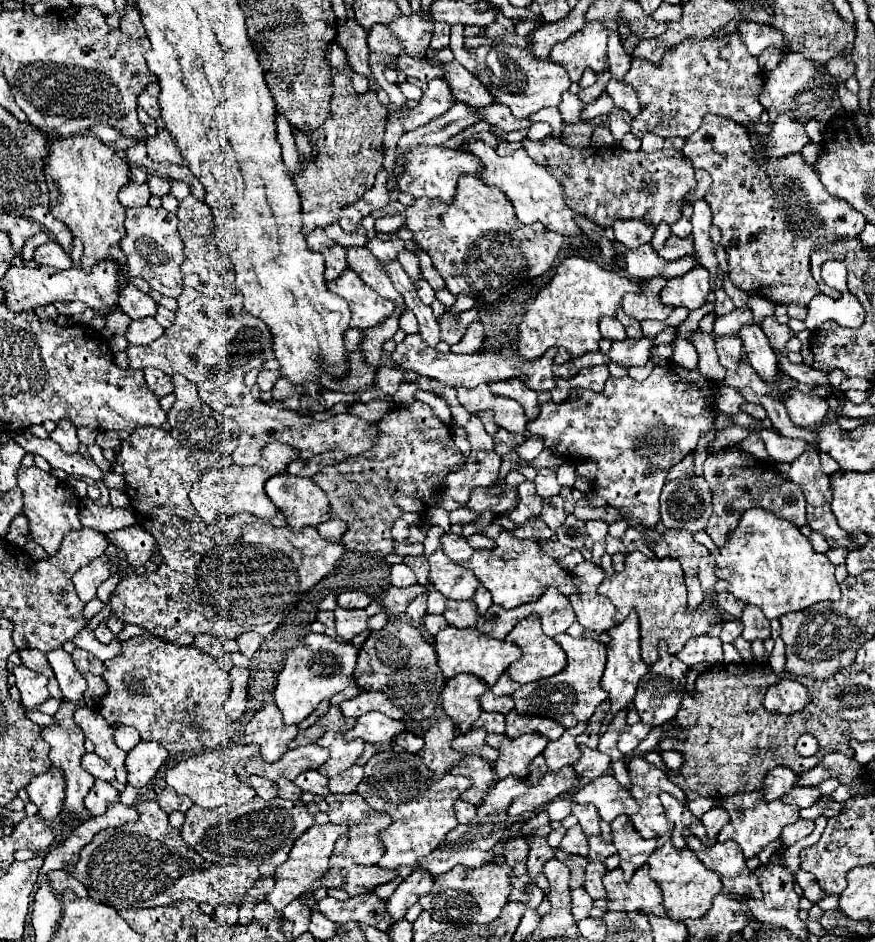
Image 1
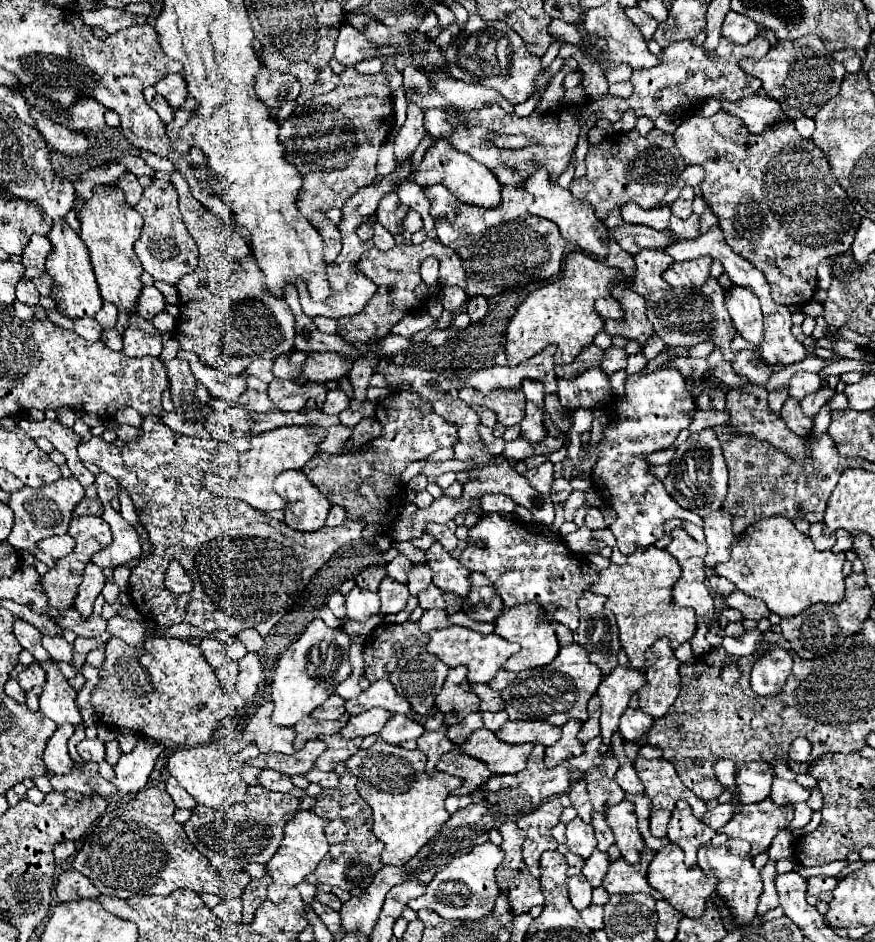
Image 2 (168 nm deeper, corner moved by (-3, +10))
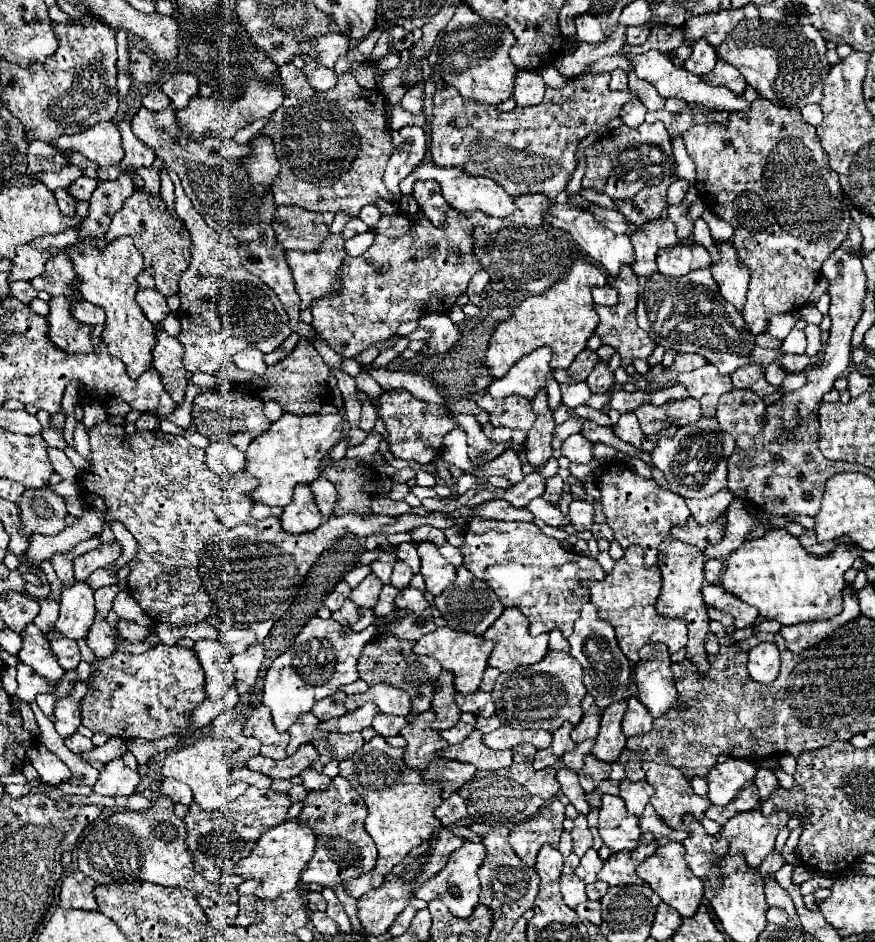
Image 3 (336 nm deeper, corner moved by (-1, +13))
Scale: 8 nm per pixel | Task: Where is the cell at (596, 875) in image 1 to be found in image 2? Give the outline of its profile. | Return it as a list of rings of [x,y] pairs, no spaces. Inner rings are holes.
[[[595,849],[595,851],[591,853],[591,857],[585,861],[581,873],[587,877],[587,881],[589,881],[593,887],[599,887],[601,881],[603,881],[603,875],[607,873],[607,867],[609,867],[609,857],[607,857],[607,853]]]

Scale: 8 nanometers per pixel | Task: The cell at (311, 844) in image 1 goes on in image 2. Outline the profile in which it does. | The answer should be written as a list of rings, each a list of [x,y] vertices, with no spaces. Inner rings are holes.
[[[299,811],[293,815],[293,819],[287,823],[285,827],[285,835],[283,841],[279,843],[279,849],[275,851],[275,855],[265,863],[267,875],[271,877],[271,885],[269,885],[269,901],[279,903],[287,891],[295,885],[299,885],[305,875],[309,875],[311,871],[315,871],[315,867],[319,865],[319,861],[327,855],[329,851],[329,843],[325,839],[323,827],[327,825],[327,819],[317,817],[313,811]]]

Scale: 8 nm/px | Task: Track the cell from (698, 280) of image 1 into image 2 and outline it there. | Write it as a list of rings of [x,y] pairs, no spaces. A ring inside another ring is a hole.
[[[689,259],[683,263],[673,263],[665,273],[663,279],[673,287],[697,287],[703,285],[709,277],[709,267],[713,259]]]

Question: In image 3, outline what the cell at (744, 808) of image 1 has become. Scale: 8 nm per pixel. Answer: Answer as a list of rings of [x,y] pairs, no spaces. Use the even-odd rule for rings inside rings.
[[[757,808],[733,816],[723,826],[719,836],[729,842],[729,852],[745,854],[749,868],[759,868],[763,858],[775,848],[777,832],[787,826],[787,820],[787,812],[763,816],[763,812]]]

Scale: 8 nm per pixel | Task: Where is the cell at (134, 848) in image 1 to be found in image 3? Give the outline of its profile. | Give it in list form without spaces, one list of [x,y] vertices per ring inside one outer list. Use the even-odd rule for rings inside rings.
[[[159,796],[155,804],[141,812],[121,810],[107,818],[99,818],[91,832],[83,838],[77,850],[79,870],[97,884],[115,884],[127,880],[141,880],[161,886],[187,888],[193,894],[205,894],[219,904],[237,902],[237,886],[223,882],[209,882],[195,872],[193,854],[185,844],[185,822],[173,812],[173,800]]]

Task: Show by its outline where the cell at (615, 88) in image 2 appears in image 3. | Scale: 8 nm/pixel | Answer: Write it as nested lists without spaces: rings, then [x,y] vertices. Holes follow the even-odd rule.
[[[613,70],[611,72],[609,88],[613,88],[613,90],[627,90],[627,74],[625,74],[625,70]]]

